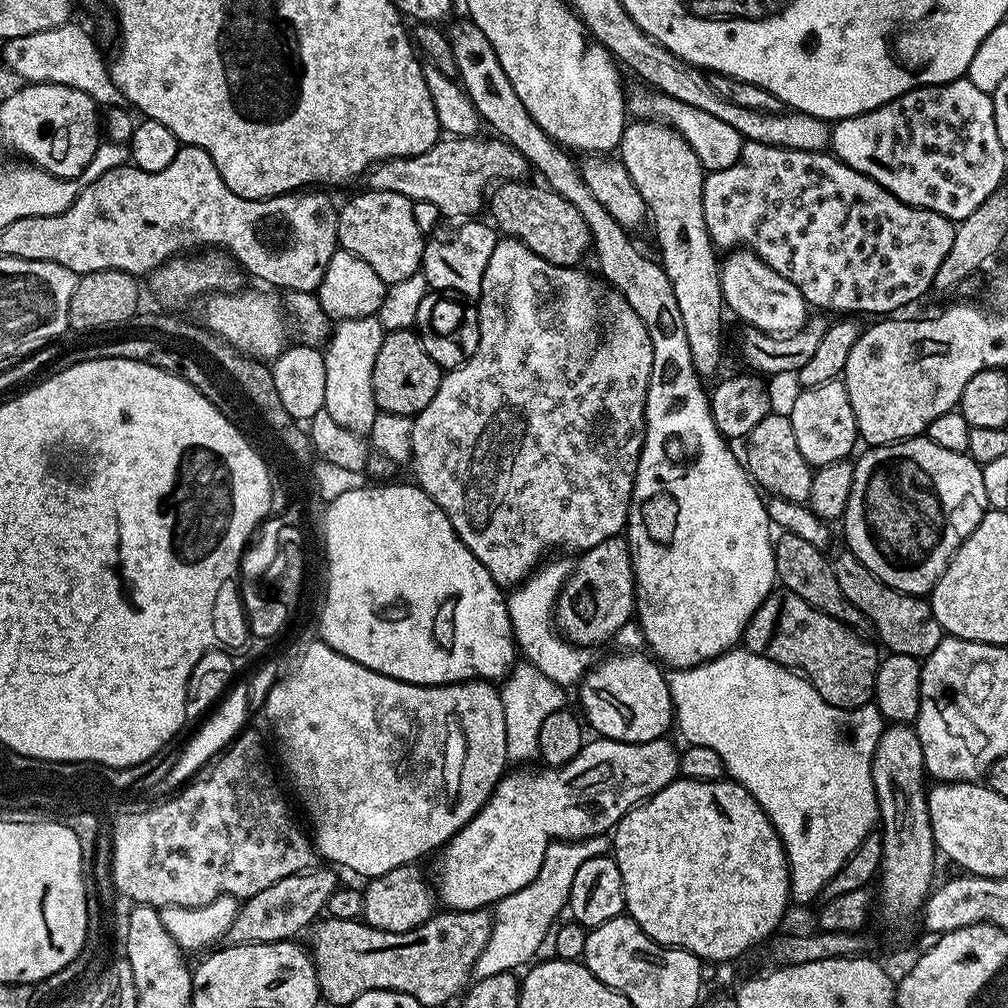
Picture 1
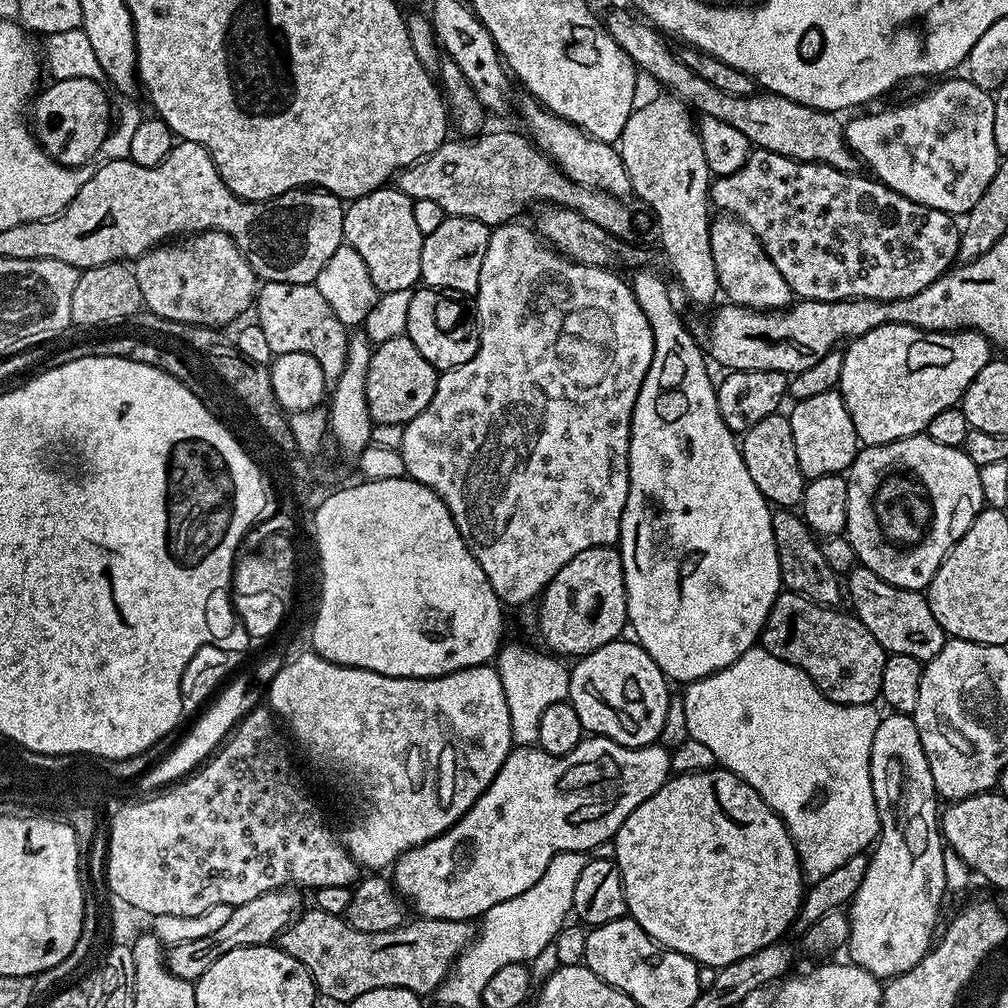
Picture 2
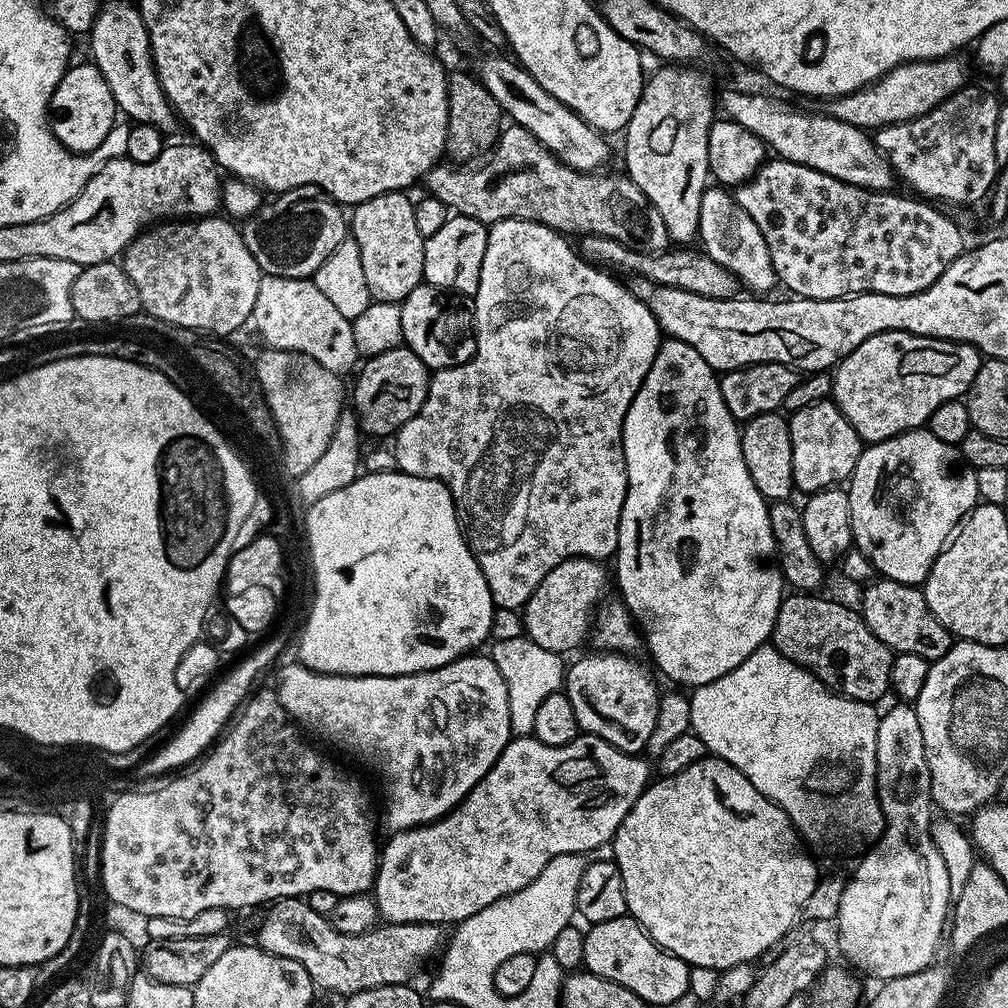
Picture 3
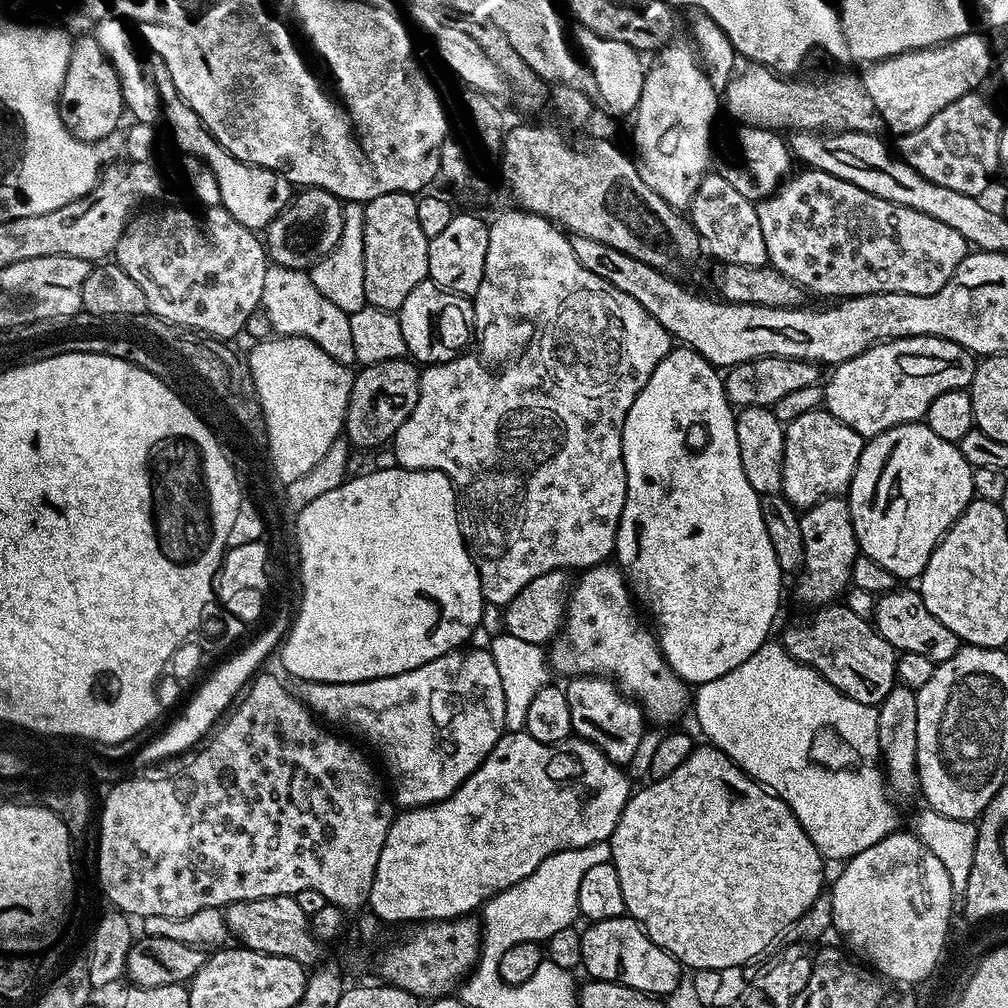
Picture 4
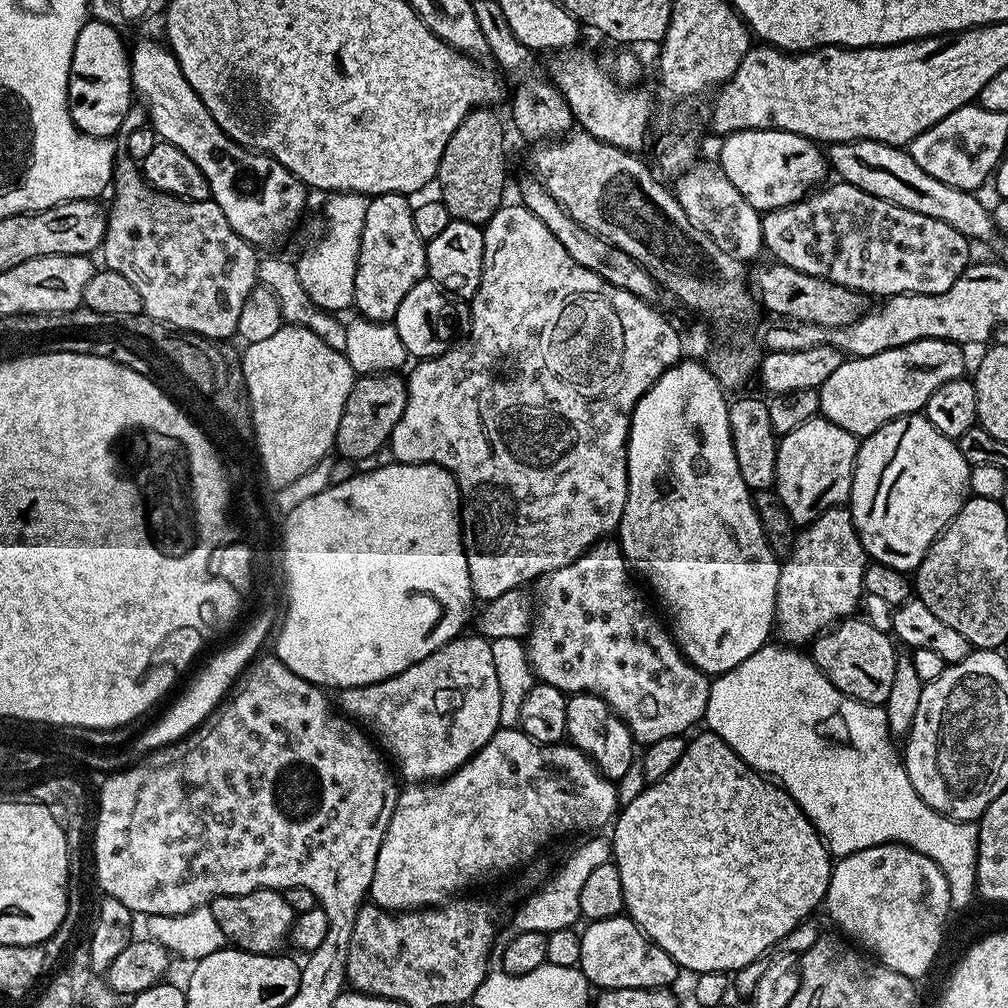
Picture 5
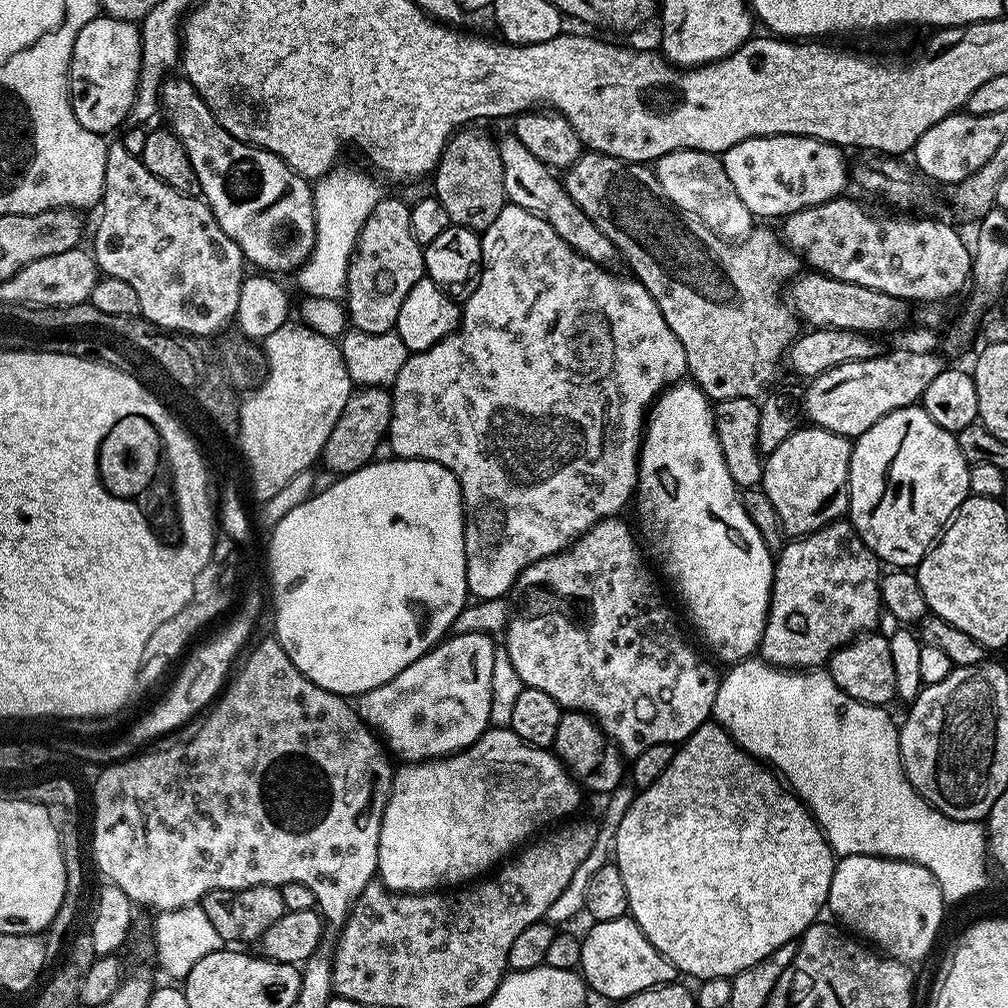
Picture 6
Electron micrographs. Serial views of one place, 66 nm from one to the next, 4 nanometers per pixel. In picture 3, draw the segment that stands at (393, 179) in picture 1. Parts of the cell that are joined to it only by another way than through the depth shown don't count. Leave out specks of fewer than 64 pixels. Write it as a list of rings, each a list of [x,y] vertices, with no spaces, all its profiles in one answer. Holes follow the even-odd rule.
[[[508,126],[500,133],[500,137],[496,139],[496,146],[488,153],[486,159],[479,166],[457,166],[452,162],[440,162],[436,167],[429,170],[426,177],[427,195],[438,198],[453,213],[461,216],[469,216],[478,222],[486,225],[494,225],[503,220],[533,220],[539,224],[545,224],[551,228],[555,228],[561,234],[569,234],[568,232],[576,232],[575,234],[591,234],[594,236],[605,236],[606,238],[614,238],[618,242],[622,242],[631,248],[640,248],[646,252],[663,252],[669,247],[668,231],[666,230],[666,222],[662,222],[662,214],[658,214],[658,210],[652,207],[652,203],[646,198],[646,194],[642,194],[642,190],[638,190],[638,186],[628,177],[627,174],[620,176],[607,176],[607,171],[598,172],[579,172],[570,166],[566,166],[560,161],[556,155],[550,150],[546,150],[546,146],[542,146],[542,142],[538,142],[538,138],[534,138],[534,134],[527,132],[525,128],[517,128]]]

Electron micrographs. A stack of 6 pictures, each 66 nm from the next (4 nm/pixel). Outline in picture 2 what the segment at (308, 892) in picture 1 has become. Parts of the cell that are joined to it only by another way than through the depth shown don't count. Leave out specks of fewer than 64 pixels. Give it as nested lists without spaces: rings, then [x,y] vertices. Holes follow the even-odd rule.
[[[296,886],[275,888],[266,894],[258,894],[258,898],[250,898],[250,902],[235,905],[229,920],[219,930],[214,930],[214,934],[194,938],[194,942],[171,945],[166,952],[168,969],[178,978],[195,982],[210,970],[210,966],[214,966],[214,962],[218,962],[218,958],[222,958],[222,954],[230,954],[230,950],[279,941],[281,934],[305,911],[303,895],[305,893]]]

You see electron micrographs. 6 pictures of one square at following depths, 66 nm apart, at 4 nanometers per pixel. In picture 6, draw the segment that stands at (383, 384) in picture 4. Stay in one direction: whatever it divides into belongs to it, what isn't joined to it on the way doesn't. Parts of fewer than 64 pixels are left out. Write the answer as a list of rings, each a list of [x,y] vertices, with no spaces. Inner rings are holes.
[[[361,387],[353,391],[324,446],[322,464],[324,462],[330,471],[336,472],[332,474],[353,472],[363,464],[371,464],[378,446],[385,443],[391,417],[392,393],[388,388]]]

